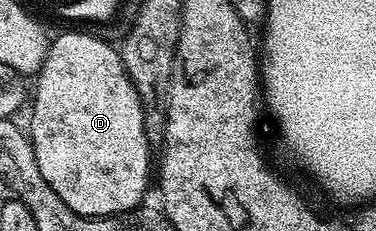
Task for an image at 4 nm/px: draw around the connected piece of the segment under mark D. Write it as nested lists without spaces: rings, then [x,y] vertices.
[[[65,31],[61,36],[54,38],[49,45],[46,59],[41,65],[40,71],[35,75],[37,80],[37,92],[32,92],[31,107],[33,103],[33,116],[27,123],[27,134],[33,141],[35,161],[39,165],[39,173],[43,173],[43,181],[59,193],[59,197],[76,215],[119,215],[142,206],[145,190],[149,187],[149,143],[151,136],[145,132],[145,109],[141,106],[139,97],[135,93],[129,74],[125,72],[125,66],[121,60],[120,50],[112,42],[105,42],[97,33],[88,35],[85,31]]]

